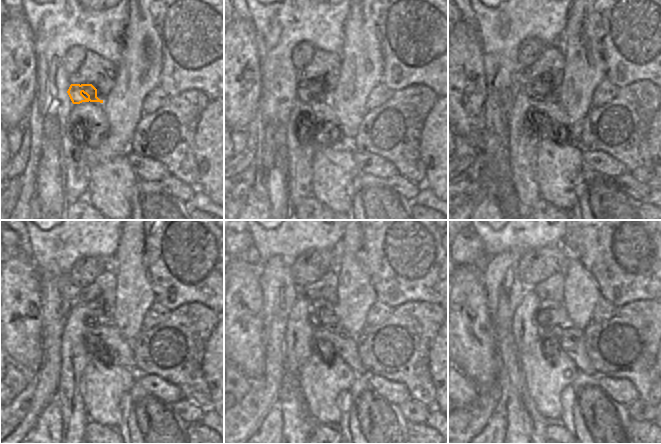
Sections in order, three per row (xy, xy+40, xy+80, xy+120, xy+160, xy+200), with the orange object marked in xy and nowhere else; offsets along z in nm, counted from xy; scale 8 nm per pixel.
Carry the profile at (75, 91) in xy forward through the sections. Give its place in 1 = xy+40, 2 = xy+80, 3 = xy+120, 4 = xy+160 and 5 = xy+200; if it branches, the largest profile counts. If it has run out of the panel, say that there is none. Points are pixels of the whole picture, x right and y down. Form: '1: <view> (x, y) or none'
1: xy+40 (312, 90)
2: xy+80 (540, 88)
3: xy+120 (98, 312)
4: xy+160 (323, 313)
5: xy+200 (549, 313)

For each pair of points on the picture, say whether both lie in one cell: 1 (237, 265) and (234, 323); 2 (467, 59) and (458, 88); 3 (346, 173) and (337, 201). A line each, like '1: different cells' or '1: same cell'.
1: same cell
2: same cell
3: same cell

